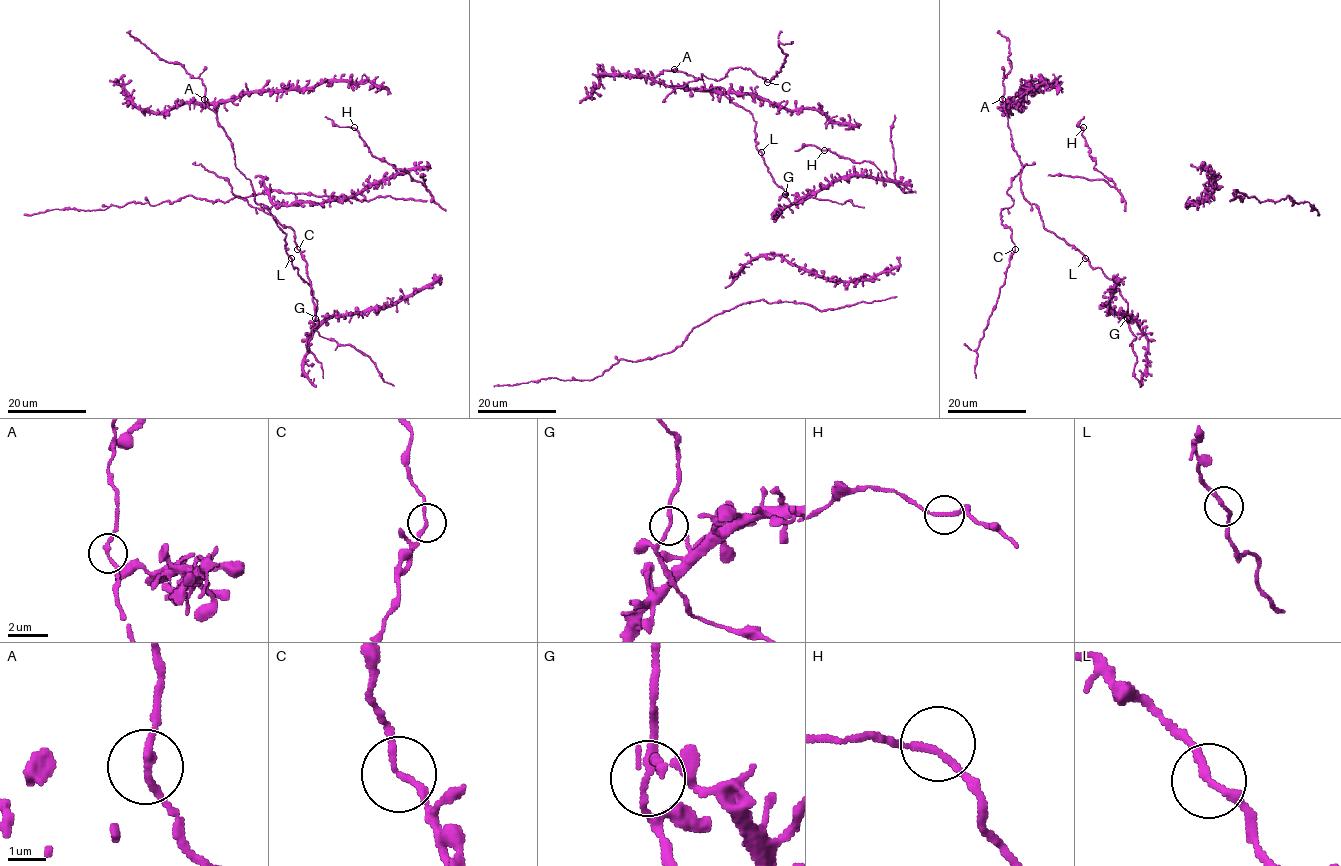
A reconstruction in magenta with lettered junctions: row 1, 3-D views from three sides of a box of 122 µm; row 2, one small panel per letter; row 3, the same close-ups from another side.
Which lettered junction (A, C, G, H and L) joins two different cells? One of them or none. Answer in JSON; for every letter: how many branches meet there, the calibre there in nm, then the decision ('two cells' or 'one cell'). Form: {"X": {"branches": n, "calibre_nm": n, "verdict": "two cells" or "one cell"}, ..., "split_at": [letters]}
{"A": {"branches": 2, "calibre_nm": 190, "verdict": "one cell"}, "C": {"branches": 2, "calibre_nm": 150, "verdict": "one cell"}, "G": {"branches": 2, "calibre_nm": 170, "verdict": "one cell"}, "H": {"branches": 2, "calibre_nm": 180, "verdict": "one cell"}, "L": {"branches": 2, "calibre_nm": 180, "verdict": "one cell"}, "split_at": []}

